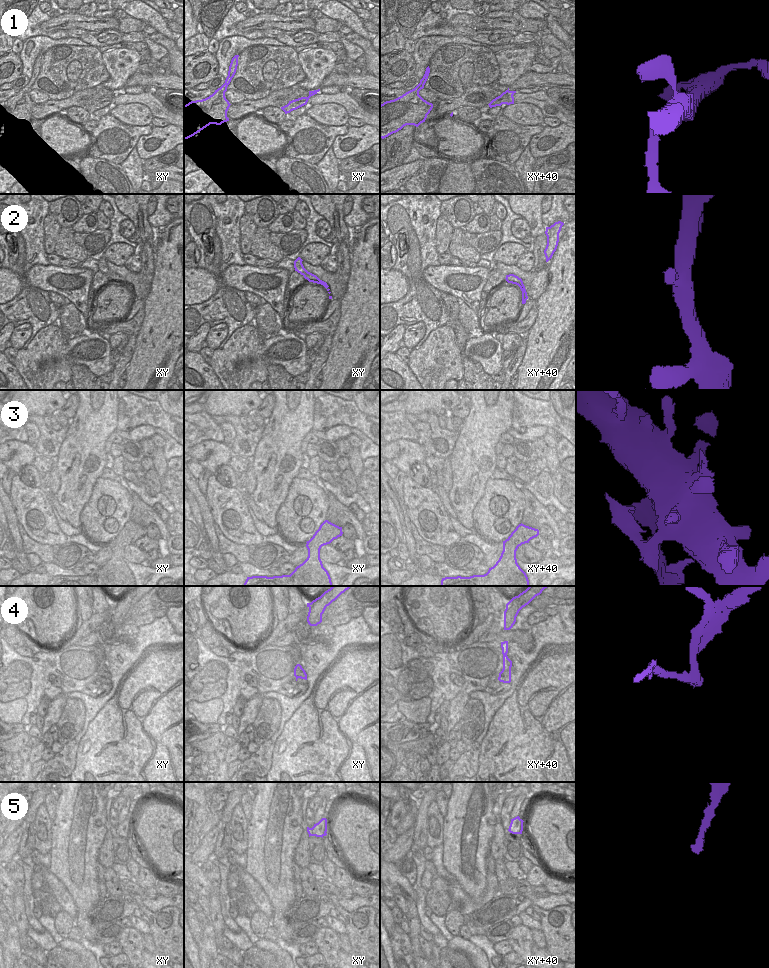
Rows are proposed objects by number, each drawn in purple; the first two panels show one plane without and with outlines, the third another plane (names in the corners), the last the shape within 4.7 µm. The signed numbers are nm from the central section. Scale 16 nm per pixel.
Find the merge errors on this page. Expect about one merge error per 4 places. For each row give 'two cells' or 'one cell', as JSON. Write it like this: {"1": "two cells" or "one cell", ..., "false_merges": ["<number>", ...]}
{"1": "one cell", "2": "one cell", "3": "one cell", "4": "two cells", "5": "two cells", "false_merges": ["4", "5"]}

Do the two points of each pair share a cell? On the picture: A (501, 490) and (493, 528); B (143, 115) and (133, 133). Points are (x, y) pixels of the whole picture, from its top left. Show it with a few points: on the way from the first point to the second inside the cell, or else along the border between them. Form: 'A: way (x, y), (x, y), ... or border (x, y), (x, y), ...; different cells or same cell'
A: way (492, 495), (489, 499), (489, 509), (493, 517); same cell
B: border (115, 117), (126, 124), (150, 125); different cells

